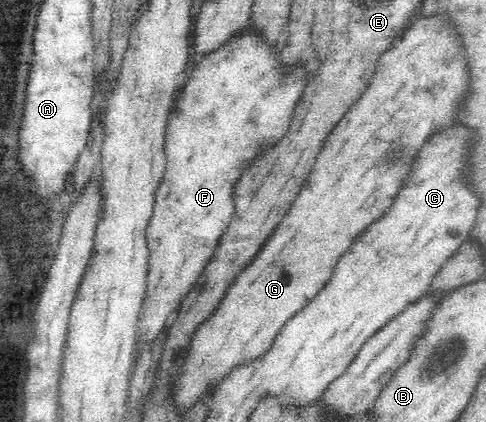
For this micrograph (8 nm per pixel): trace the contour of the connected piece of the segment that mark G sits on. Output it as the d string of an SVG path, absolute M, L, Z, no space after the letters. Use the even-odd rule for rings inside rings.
M442 16L412 19L404 29L403 37L394 40L393 45L378 56L368 88L356 100L356 104L348 108L346 116L340 118L332 134L328 135L307 181L284 215L284 220L264 243L256 259L239 272L222 304L194 333L186 362L173 386L175 402L179 406L190 406L196 402L204 394L206 386L216 386L234 366L262 356L288 320L326 286L338 258L350 248L350 242L356 240L393 203L402 187L402 180L408 176L412 162L424 144L424 138L428 138L440 126L454 124L454 118L450 116L456 114L456 102L460 100L460 94L466 92L466 80L468 74L462 48L456 42L452 26L444 22ZM396 146L404 148L402 162L396 162L390 168L384 158L386 152Z

